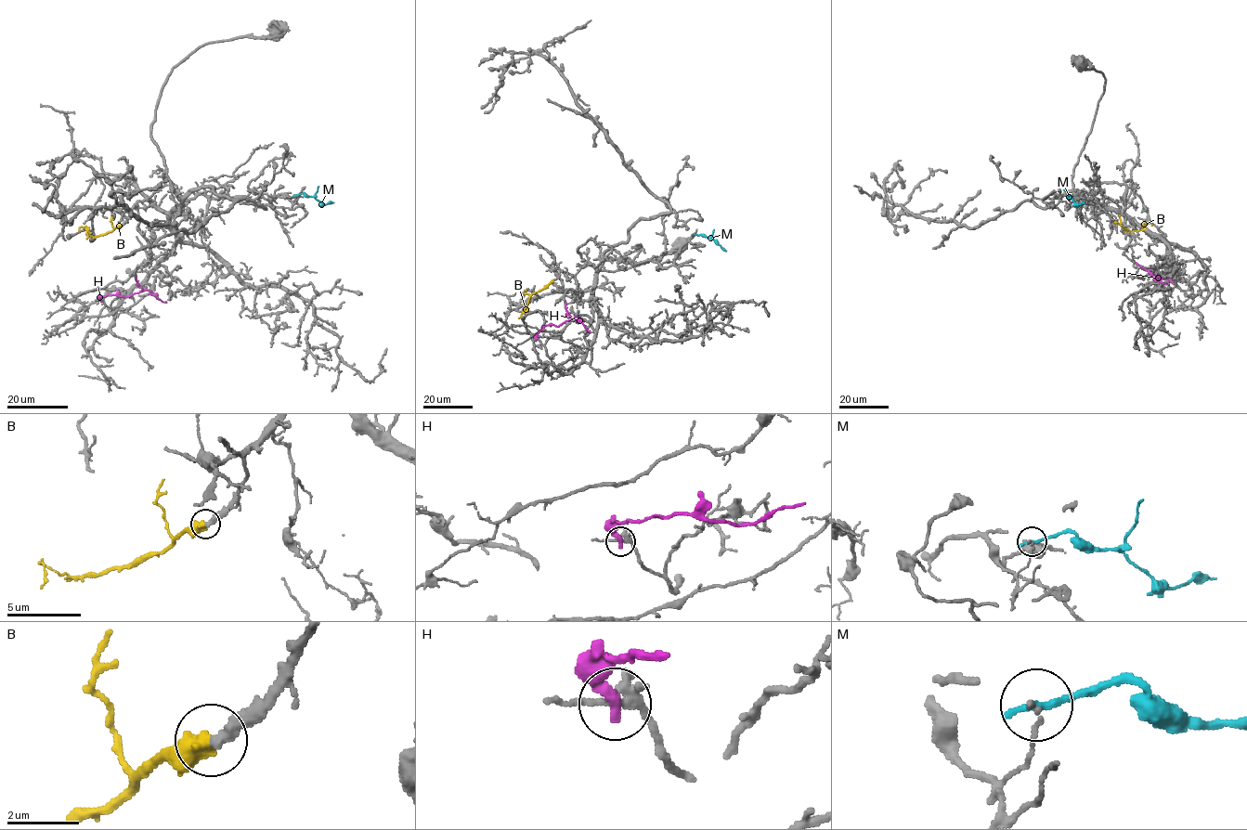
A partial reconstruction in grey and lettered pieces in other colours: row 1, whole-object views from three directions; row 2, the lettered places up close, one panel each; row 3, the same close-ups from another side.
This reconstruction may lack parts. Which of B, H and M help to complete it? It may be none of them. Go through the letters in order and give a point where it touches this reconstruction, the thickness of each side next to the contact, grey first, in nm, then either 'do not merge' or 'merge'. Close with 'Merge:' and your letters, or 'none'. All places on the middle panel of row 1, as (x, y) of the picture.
B: (552, 280) | 280/500 nm | merge
H: (537, 338) | 200/320 nm | do not merge
M: (695, 234) | 140/240 nm | do not merge
Merge: B

